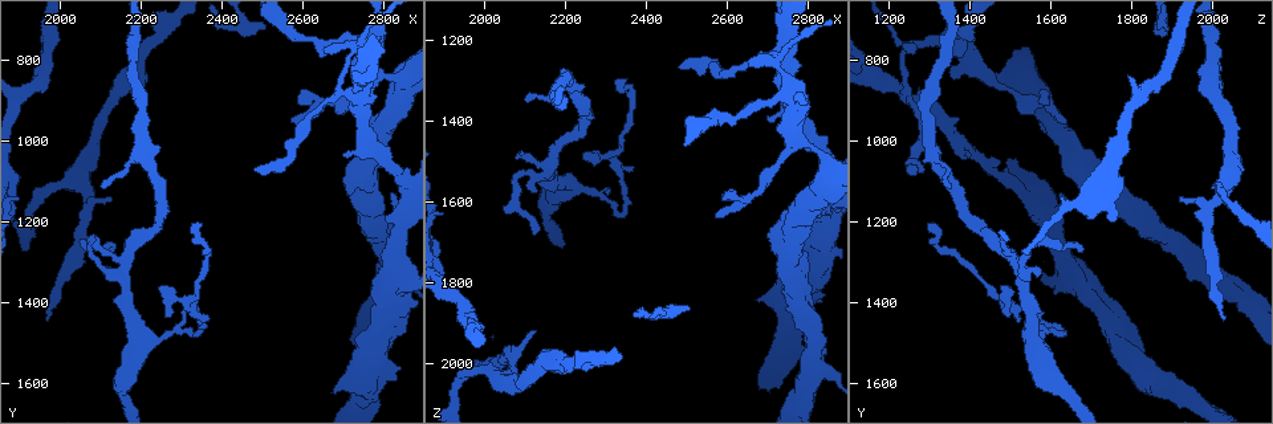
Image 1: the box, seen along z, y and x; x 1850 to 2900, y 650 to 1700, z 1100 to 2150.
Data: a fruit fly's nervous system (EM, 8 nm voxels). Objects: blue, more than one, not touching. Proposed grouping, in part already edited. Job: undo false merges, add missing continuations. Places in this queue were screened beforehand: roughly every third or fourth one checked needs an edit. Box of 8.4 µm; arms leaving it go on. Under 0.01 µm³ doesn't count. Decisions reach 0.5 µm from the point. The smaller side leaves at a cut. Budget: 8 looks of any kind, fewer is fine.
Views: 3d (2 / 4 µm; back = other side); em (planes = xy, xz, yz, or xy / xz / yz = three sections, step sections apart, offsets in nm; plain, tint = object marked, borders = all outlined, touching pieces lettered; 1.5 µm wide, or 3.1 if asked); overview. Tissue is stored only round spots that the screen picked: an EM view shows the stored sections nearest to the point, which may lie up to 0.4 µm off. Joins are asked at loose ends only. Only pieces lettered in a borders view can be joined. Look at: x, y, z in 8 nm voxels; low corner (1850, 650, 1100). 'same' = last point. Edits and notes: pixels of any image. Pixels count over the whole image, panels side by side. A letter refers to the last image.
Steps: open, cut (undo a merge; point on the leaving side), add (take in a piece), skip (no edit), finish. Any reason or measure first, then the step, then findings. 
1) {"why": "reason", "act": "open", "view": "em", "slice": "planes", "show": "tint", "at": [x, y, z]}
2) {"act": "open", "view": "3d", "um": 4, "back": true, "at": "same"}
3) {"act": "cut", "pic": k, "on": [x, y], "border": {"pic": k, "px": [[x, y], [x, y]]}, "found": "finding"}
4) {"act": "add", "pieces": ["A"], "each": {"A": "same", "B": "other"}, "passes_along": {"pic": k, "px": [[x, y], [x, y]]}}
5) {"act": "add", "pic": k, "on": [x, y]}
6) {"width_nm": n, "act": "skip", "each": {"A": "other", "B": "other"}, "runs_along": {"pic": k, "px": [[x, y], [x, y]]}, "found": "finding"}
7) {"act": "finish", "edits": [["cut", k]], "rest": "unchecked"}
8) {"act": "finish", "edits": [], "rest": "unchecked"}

{"why": "three-way junction", "act": "open", "view": "3d", "um": 4, "at": [2200, 1510, 1555]}

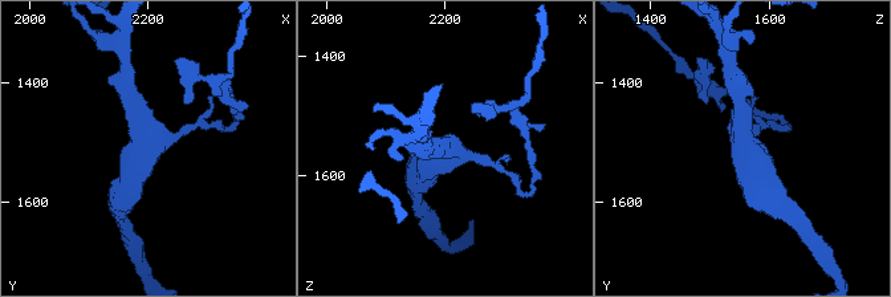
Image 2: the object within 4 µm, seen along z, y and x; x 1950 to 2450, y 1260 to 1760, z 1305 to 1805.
{"act": "open", "view": "em", "slice": "xy", "step": 8, "show": "tint", "at": [2200, 1510, 1560]}

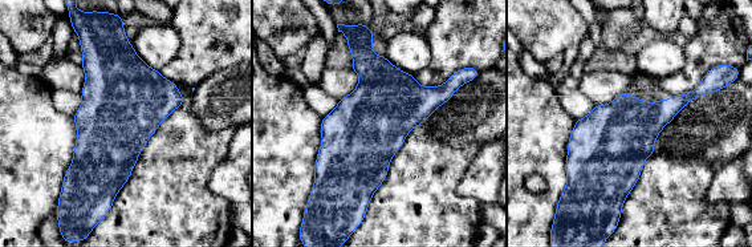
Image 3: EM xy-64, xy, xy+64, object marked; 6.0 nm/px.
{"why": "another direction", "act": "open", "view": "em", "slice": "planes", "show": "borders", "at": "same"}

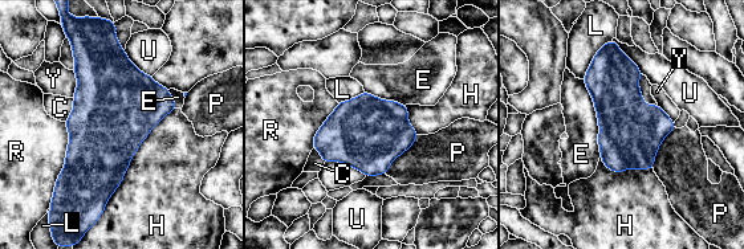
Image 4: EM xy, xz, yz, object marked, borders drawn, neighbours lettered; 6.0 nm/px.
{"width_nm": 380, "act": "skip", "each": {"C": "other", "E": "other", "H": "other", "L": "other", "P": "other", "R": "other", "U": "other", "Y": "other"}, "border": {"pic": 4, "px": [[582, 80], [596, 111], [601, 156]]}, "found": "all the same neuron"}

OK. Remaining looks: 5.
{"act": "open", "view": "3d", "um": 4, "at": [2485, 1060, 1270]}

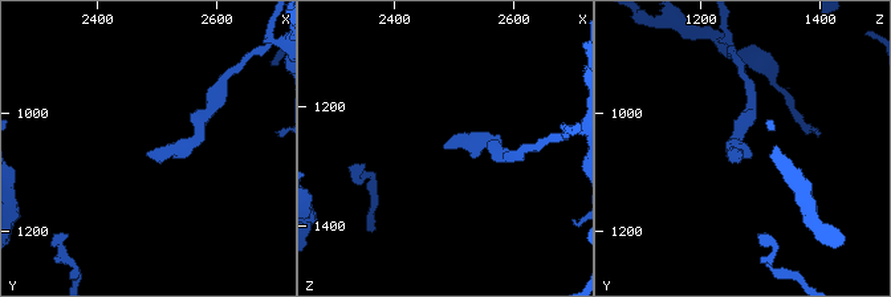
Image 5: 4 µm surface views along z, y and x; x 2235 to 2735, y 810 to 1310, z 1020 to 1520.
{"act": "open", "view": "em", "slice": "xz", "step": 4, "show": "tint", "at": [2485, 1070, 1270]}

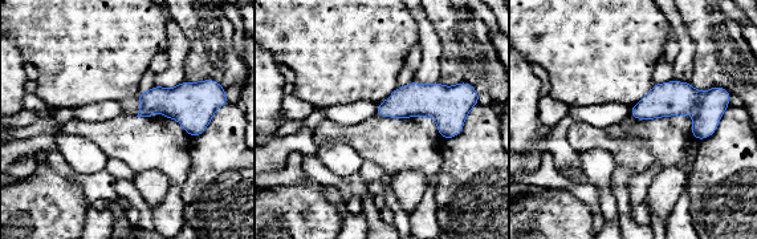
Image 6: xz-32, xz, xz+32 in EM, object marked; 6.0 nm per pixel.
{"act": "open", "view": "em", "slice": "planes", "show": "borders", "at": "same"}

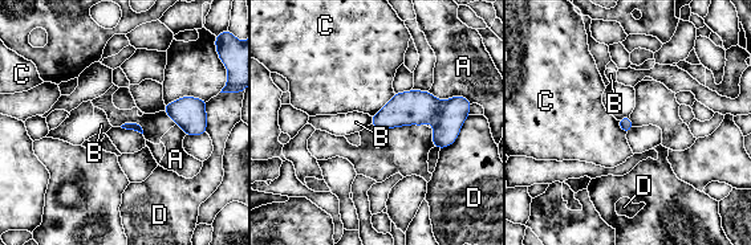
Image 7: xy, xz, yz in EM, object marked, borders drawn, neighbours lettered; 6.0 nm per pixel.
{"longest_contact_nm": ["D", 280], "act": "skip", "each": {"A": "other", "B": "other", "C": "other", "D": "other"}, "found": "no lettered piece goes on from it"}

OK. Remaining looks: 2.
{"why": "free end", "act": "open", "view": "em", "slice": "xz", "step": 4, "show": "tint", "at": [1970, 1440, 2020]}

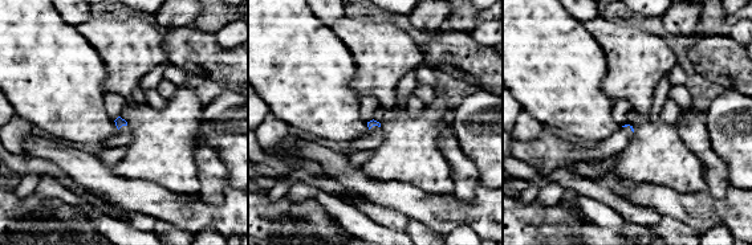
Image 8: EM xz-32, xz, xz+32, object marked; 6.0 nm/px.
{"act": "open", "view": "em", "slice": "planes", "show": "borders", "at": "same"}

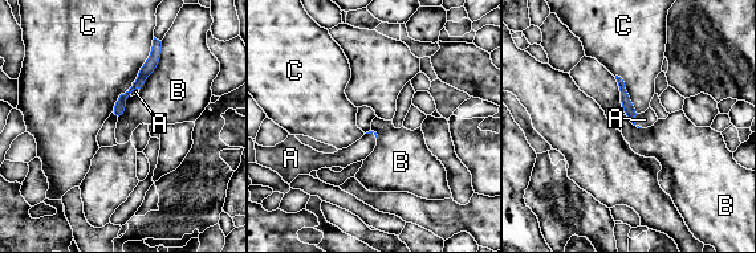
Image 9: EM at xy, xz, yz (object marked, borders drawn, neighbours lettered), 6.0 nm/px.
{"act": "add", "pieces": ["A"], "each": {"A": "same", "B": "other", "C": "other"}, "passes_along": {"pic": 9, "px": [[629, 110], [634, 122], [645, 119]]}, "found": "it goes on there"}

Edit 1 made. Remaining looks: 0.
{"act": "finish", "edits": [["add", 9]], "rest": "unchecked"}

